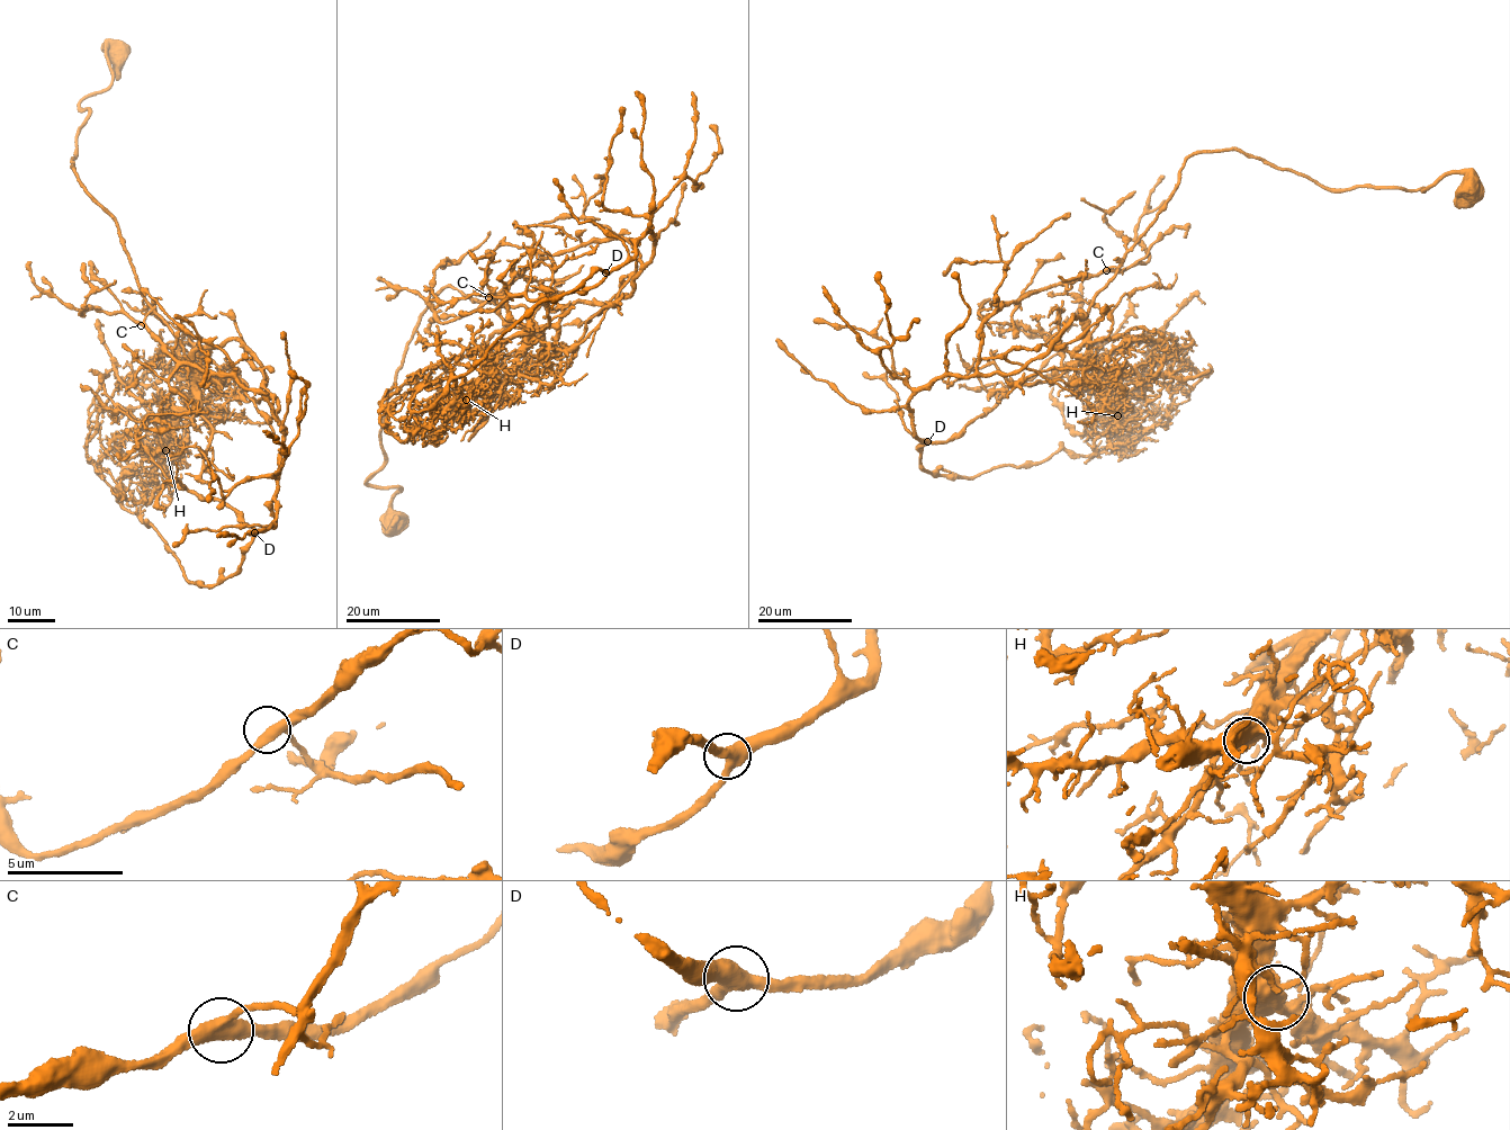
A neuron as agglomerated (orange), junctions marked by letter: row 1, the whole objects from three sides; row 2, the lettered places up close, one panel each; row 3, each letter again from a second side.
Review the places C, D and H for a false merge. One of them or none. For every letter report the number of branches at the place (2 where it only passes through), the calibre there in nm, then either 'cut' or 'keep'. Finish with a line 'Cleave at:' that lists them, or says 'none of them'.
C: branches 3; calibre 360 nm; keep
D: branches 3; calibre 440 nm; keep
H: branches 3; calibre 550 nm; cut
Cleave at: H

